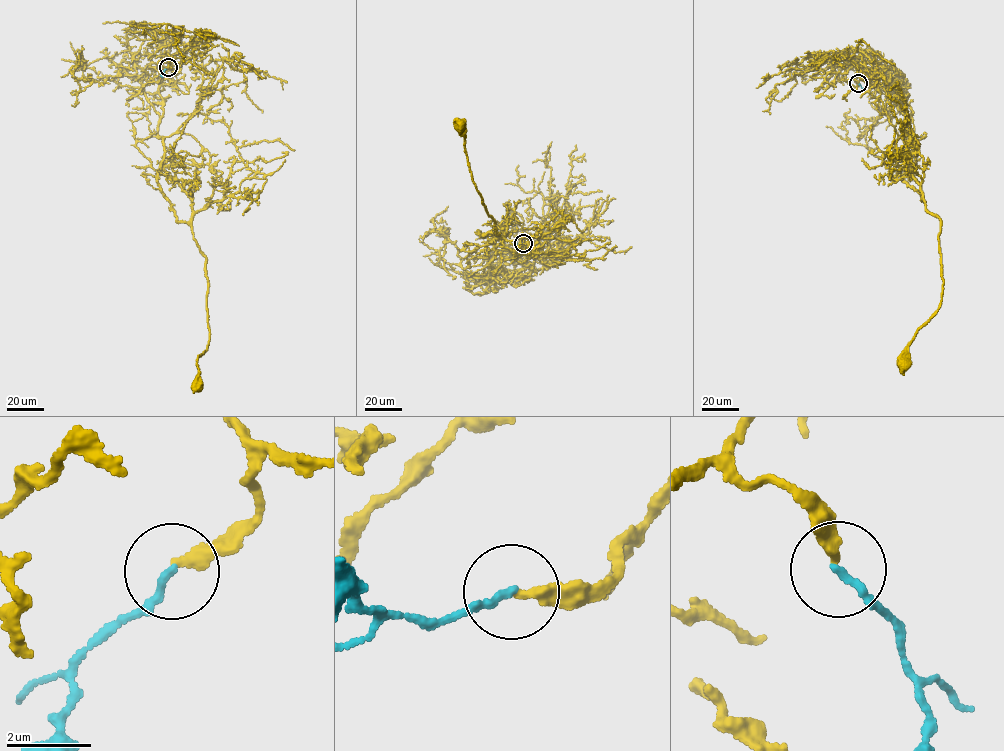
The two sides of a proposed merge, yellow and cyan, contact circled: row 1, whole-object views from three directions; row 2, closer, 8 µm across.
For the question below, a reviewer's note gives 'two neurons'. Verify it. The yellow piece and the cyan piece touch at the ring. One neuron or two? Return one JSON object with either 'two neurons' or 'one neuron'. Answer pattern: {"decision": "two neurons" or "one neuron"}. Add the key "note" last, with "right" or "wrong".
{"decision": "two neurons", "note": "right"}

